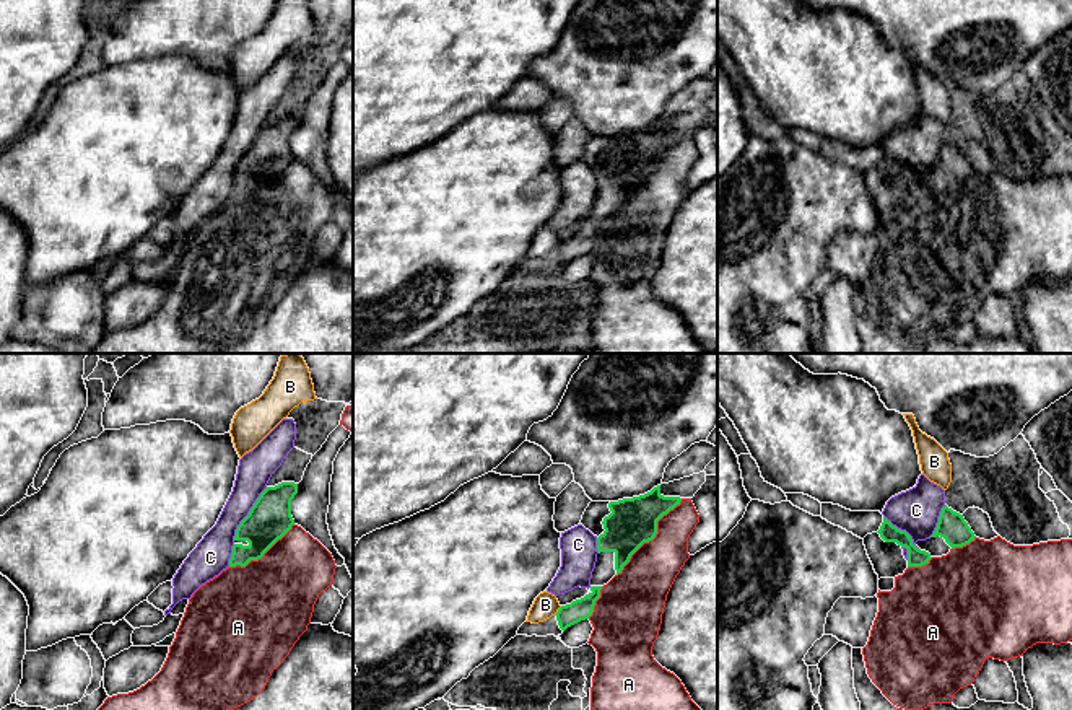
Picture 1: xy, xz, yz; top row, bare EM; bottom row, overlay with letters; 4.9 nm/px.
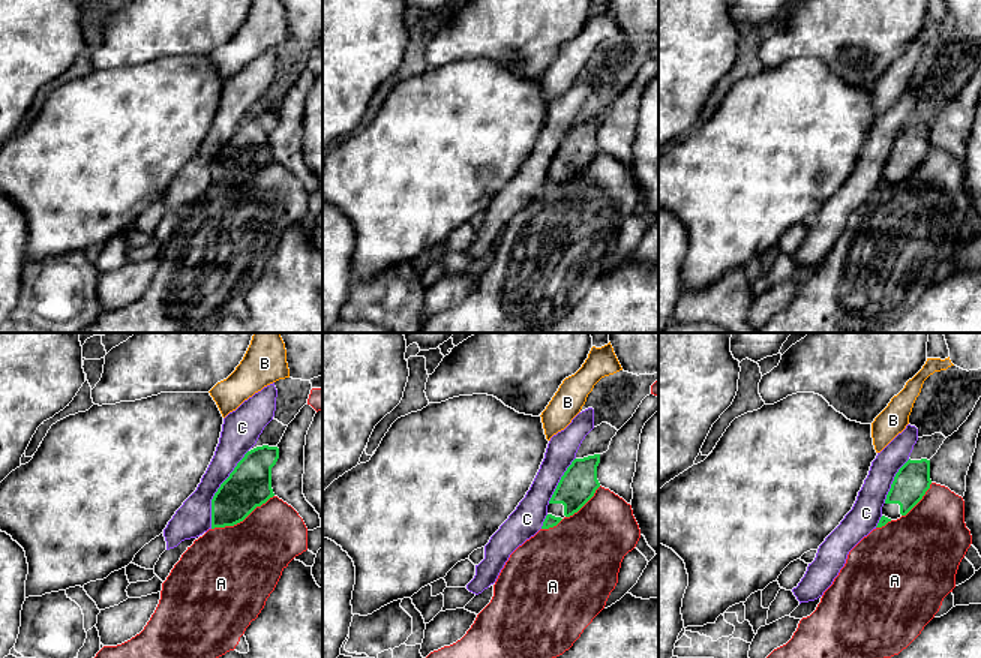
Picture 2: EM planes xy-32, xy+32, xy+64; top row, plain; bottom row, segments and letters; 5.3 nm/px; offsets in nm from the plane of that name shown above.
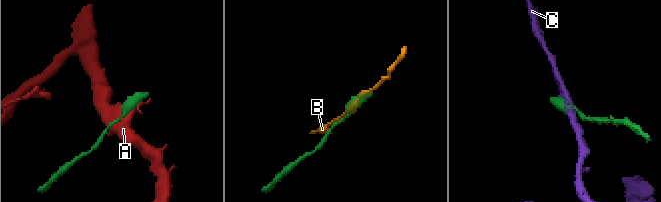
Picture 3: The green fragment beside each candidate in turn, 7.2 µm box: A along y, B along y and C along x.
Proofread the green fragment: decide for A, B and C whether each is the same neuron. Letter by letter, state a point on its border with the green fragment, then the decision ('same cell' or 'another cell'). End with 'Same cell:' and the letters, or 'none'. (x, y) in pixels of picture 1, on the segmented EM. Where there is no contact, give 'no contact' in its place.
A: contact xz (653, 538); another cell
B: contact xz (558, 611); another cell
C: contact xy (249, 513); another cell
Same cell: none

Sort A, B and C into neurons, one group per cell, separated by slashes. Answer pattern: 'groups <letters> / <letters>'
groups A / B / C

